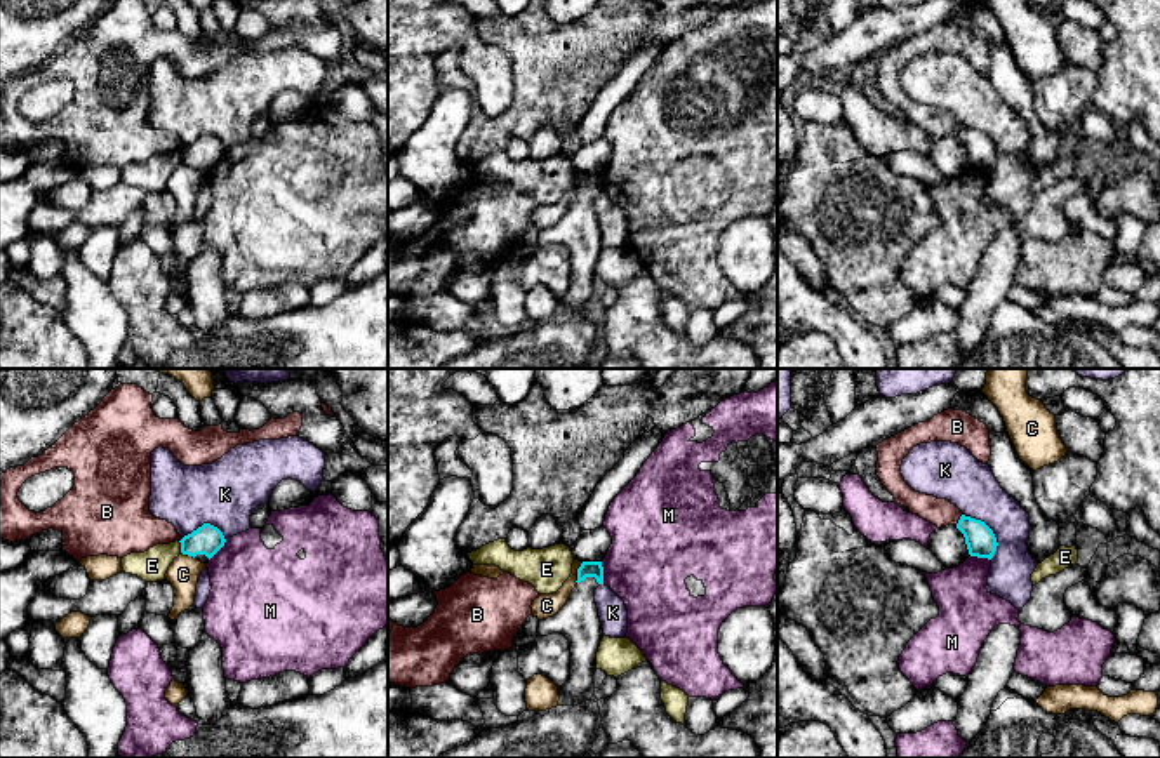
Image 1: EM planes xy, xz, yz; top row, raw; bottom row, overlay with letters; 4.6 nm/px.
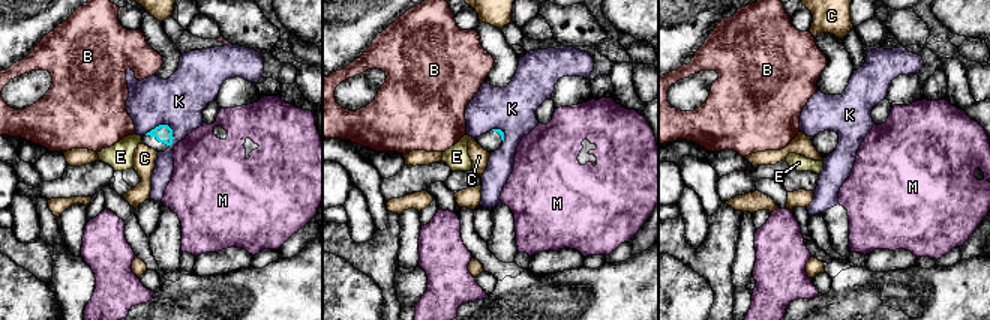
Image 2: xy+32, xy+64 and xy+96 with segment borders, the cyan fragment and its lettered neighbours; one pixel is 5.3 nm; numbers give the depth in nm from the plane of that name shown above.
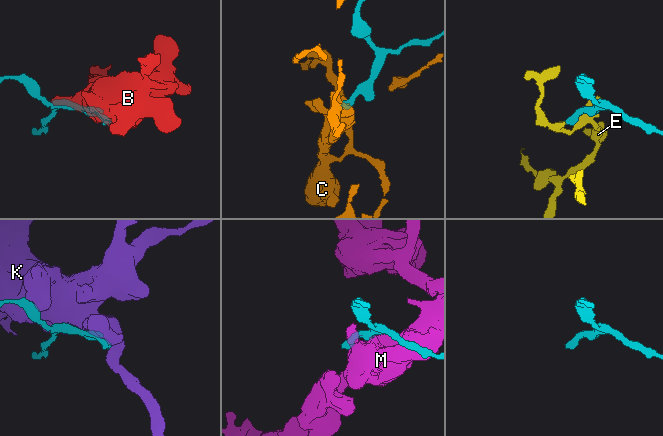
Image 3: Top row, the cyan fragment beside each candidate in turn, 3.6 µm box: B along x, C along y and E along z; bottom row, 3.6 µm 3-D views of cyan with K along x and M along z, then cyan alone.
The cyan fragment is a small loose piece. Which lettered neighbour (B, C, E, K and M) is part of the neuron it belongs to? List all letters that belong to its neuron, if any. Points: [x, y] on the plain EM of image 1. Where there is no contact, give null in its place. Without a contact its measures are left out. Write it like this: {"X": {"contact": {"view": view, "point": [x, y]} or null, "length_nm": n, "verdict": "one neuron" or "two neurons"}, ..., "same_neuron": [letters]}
{"B": {"contact": {"view": "yz", "point": [959, 131]}, "length_nm": 70, "verdict": "two neurons"}, "C": {"contact": {"view": "xz", "point": [578, 183]}, "length_nm": 110, "verdict": "two neurons"}, "E": {"contact": {"view": "xy", "point": [181, 159]}, "length_nm": 70, "verdict": "two neurons"}, "K": {"contact": {"view": "yz", "point": [992, 141]}, "length_nm": 260, "verdict": "two neurons"}, "M": {"contact": {"view": "xz", "point": [602, 183]}, "length_nm": 110, "verdict": "two neurons"}, "same_neuron": []}

